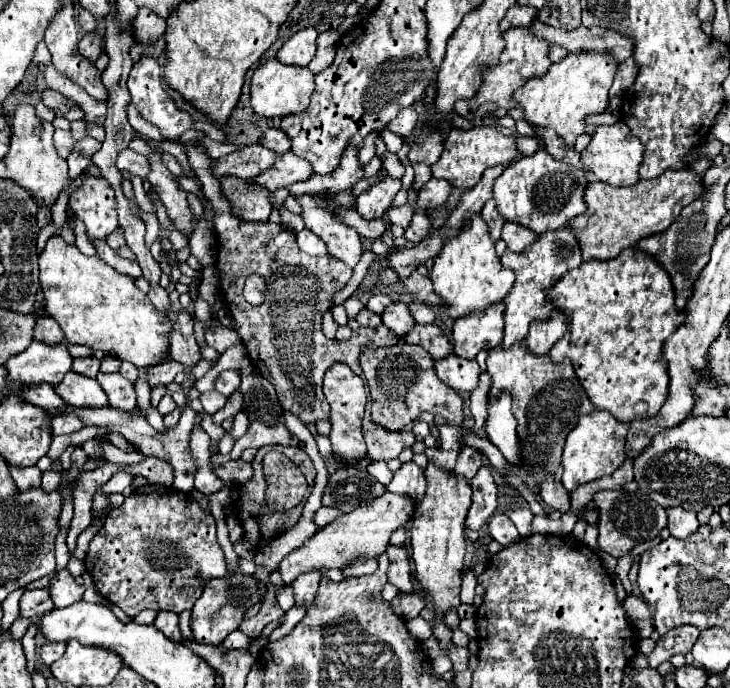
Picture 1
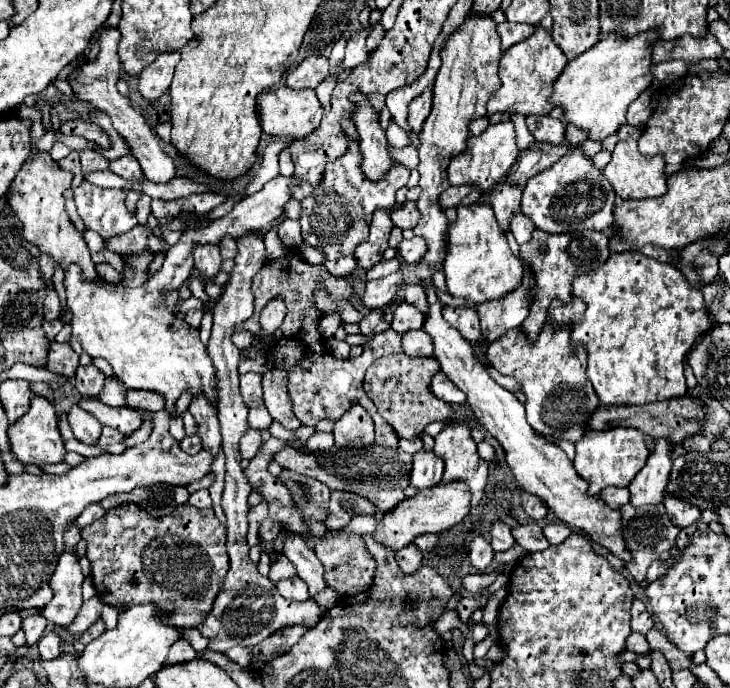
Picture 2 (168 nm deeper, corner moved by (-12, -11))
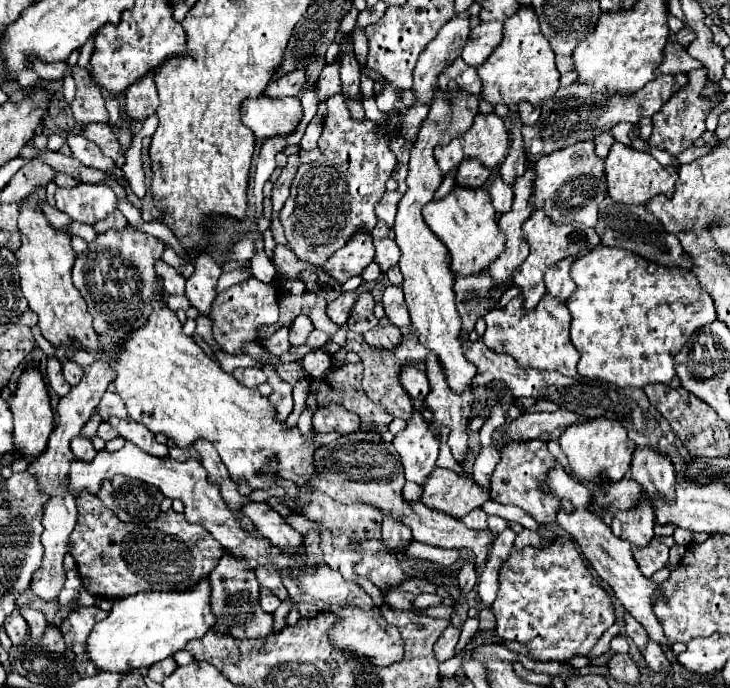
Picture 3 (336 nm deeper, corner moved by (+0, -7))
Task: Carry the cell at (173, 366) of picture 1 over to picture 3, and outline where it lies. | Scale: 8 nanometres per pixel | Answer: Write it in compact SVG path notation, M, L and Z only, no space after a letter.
M106 393L102 397L102 401L98 403L98 411L102 415L102 421L106 421L110 415L116 415L116 417L126 417L128 415L120 395L116 395L116 393Z

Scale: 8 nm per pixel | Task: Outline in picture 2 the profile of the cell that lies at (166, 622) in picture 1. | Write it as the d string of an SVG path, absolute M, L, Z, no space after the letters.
M180 639L180 643L174 643L170 647L170 657L168 657L168 665L176 665L176 663L186 663L196 659L196 651L190 647L190 643L186 639Z

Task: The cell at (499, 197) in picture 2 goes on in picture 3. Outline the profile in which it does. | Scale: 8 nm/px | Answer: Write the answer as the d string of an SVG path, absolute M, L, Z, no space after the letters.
M520 123L512 125L510 153L504 159L504 163L498 167L498 179L504 179L504 183L508 183L510 187L514 187L516 179L526 173L526 153L524 153L524 141L520 129L522 129Z

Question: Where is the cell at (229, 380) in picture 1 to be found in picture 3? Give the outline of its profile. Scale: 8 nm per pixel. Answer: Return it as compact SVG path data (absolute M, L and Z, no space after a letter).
M236 369L232 375L236 377L238 383L242 383L242 385L246 385L250 389L254 389L260 383L266 381L266 375L262 373L262 369Z

